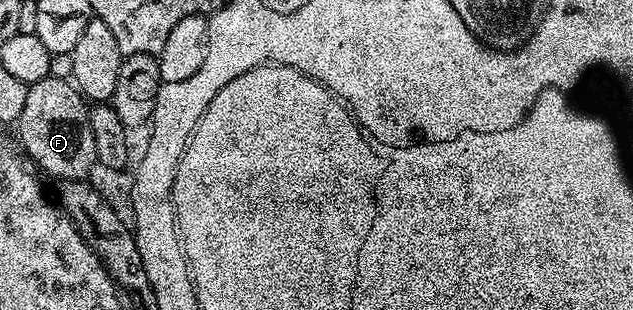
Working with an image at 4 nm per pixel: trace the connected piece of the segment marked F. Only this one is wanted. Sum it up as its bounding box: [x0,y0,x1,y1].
[17,77,97,181]

